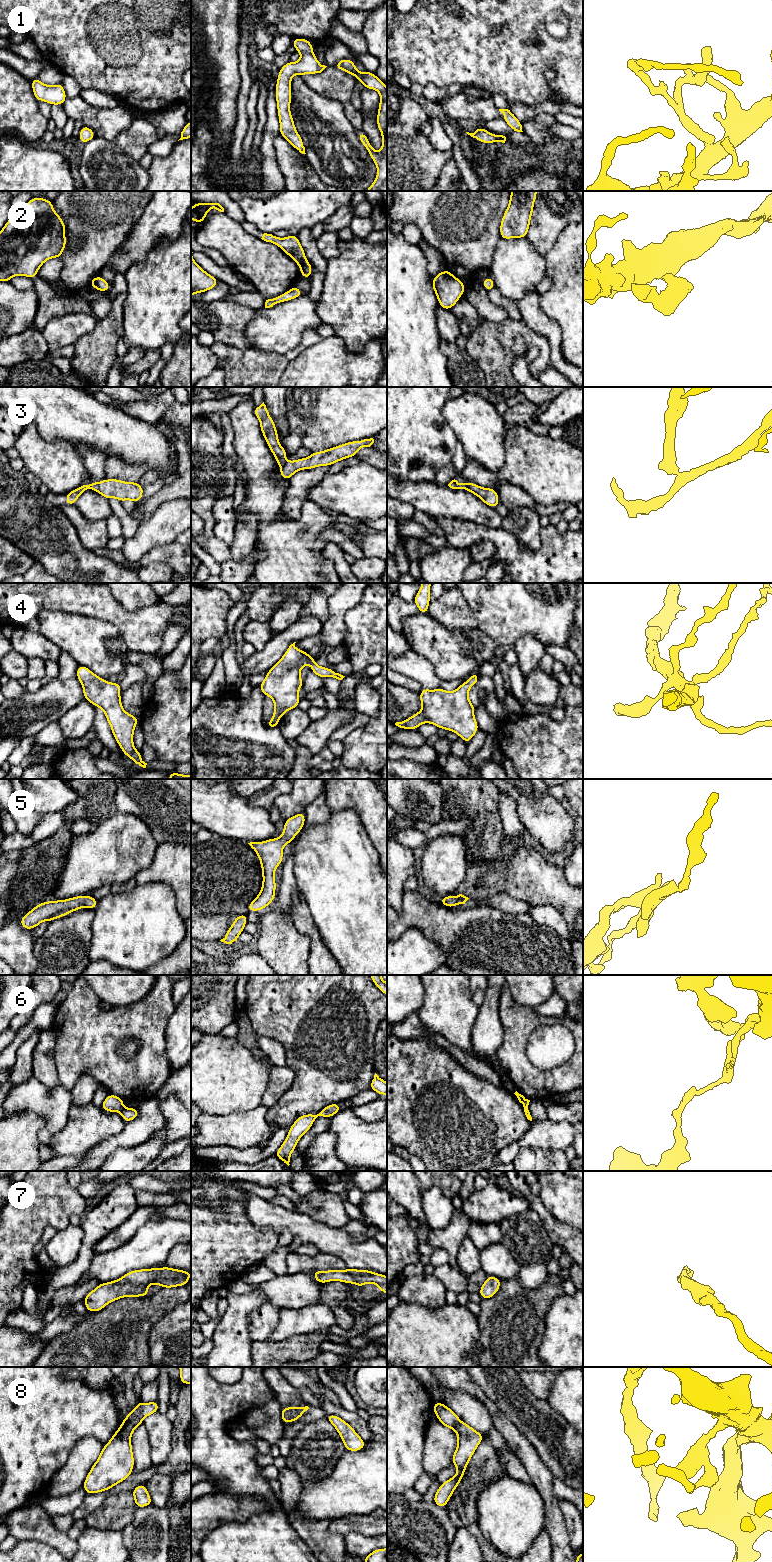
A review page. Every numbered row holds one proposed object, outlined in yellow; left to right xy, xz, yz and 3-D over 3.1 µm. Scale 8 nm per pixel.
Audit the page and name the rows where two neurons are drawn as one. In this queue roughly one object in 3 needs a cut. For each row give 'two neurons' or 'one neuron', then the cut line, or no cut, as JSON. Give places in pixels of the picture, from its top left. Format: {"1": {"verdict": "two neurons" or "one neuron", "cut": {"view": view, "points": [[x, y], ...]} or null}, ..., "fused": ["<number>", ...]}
{"1": {"verdict": "one neuron", "cut": null}, "2": {"verdict": "one neuron", "cut": null}, "3": {"verdict": "two neurons", "cut": {"view": "xz", "points": [[284, 462], [281, 466]]}}, "4": {"verdict": "one neuron", "cut": null}, "5": {"verdict": "one neuron", "cut": null}, "6": {"verdict": "two neurons", "cut": {"view": "xy", "points": [[123, 1108], [120, 1111]]}}, "7": {"verdict": "one neuron", "cut": null}, "8": {"verdict": "one neuron", "cut": null}, "fused": ["3", "6"]}

